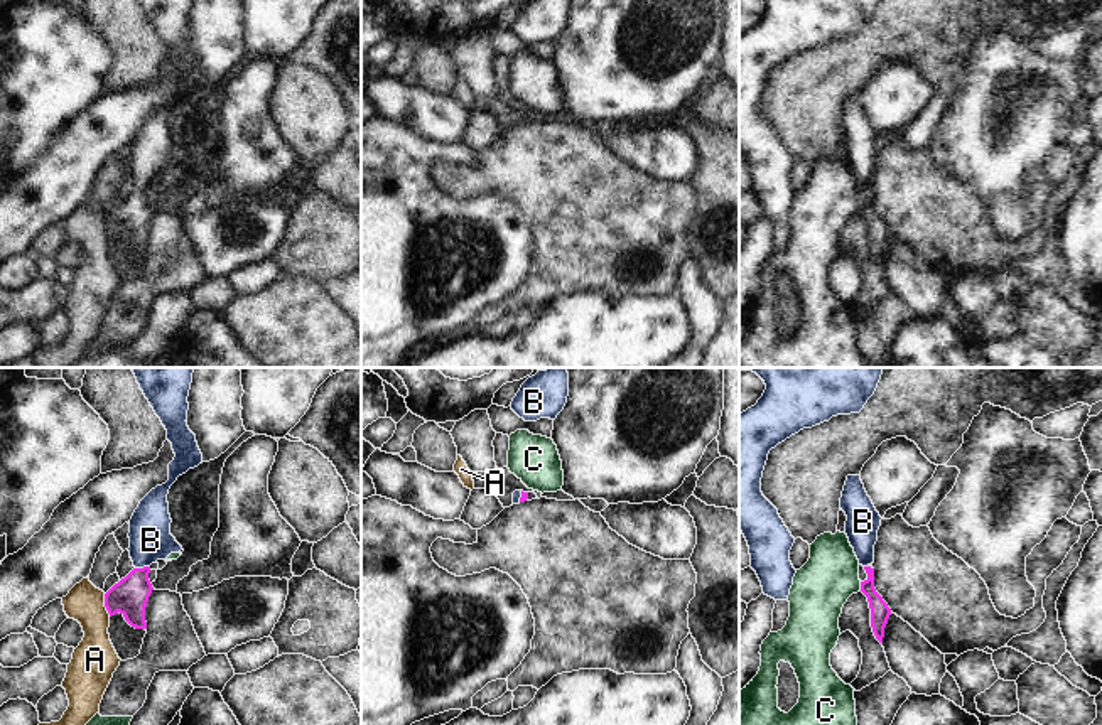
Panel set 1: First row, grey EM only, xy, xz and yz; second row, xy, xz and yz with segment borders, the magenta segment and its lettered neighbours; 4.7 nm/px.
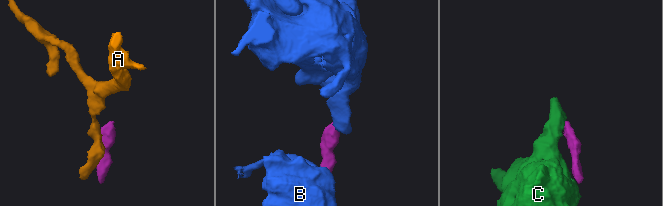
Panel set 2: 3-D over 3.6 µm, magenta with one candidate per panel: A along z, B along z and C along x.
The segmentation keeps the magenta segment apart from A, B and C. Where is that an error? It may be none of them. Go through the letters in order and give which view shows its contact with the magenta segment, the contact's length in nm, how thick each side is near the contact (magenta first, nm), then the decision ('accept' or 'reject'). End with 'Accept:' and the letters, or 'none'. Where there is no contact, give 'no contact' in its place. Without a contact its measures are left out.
A: contact in xy; length 120 nm; calibres 170 and 200 nm; reject
B: contact in xy; length 70 nm; calibres 170 and 200 nm; accept
C: contact in yz; length 50 nm; calibres 100 and 280 nm; reject
Accept: B

